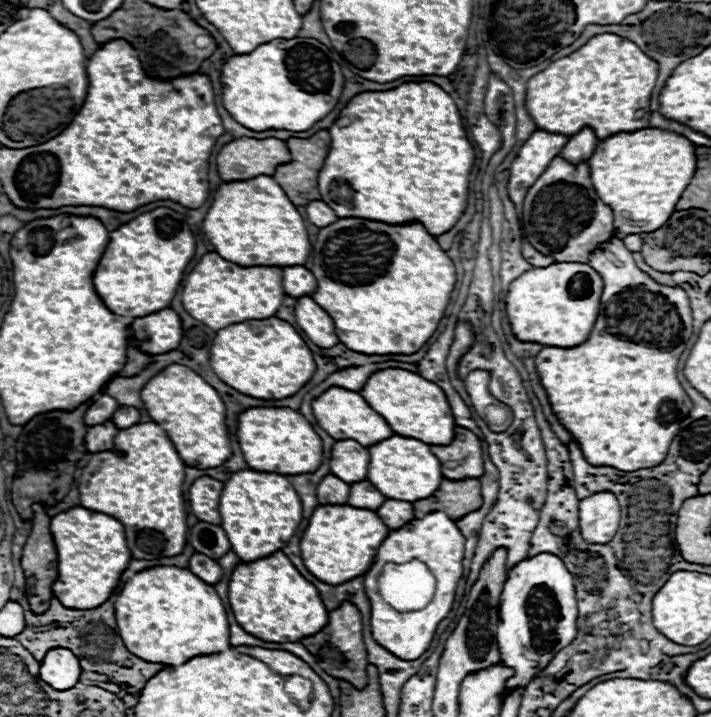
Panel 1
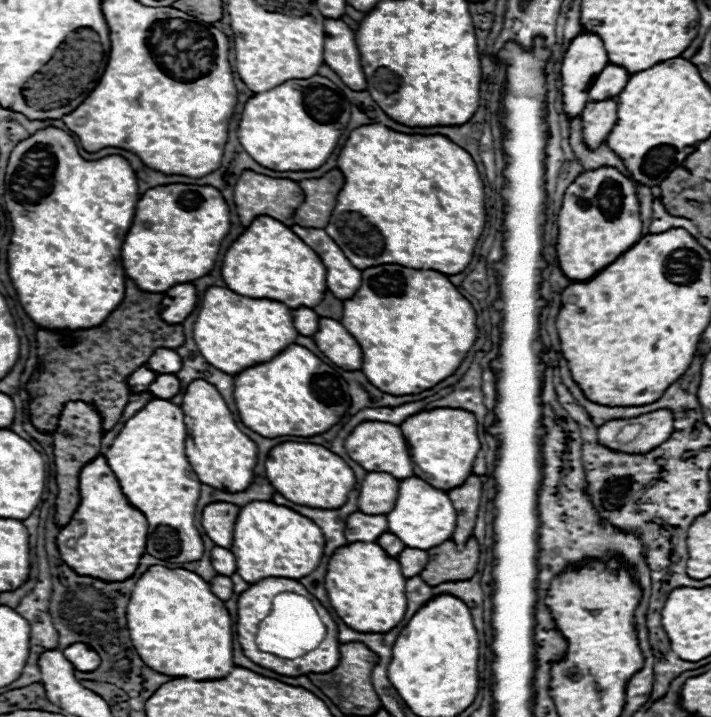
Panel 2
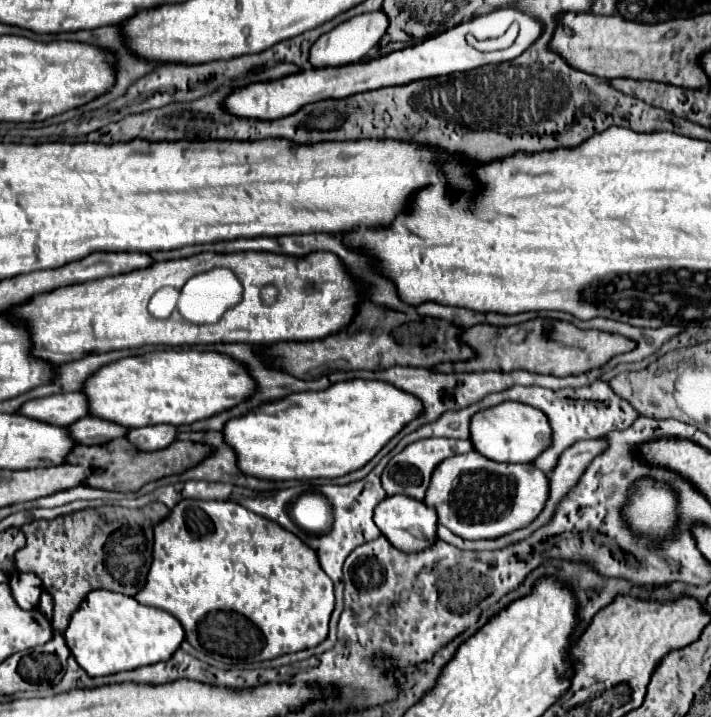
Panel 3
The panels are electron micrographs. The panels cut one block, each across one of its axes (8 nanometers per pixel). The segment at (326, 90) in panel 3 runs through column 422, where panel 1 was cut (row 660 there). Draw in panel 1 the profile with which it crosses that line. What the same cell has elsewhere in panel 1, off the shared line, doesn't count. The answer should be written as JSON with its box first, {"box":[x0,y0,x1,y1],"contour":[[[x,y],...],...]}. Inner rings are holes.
{"box":[40,648,80,690],"contour":[[[52,648],[40,660],[40,678],[54,690],[74,688],[80,672],[80,660],[68,648]]]}

